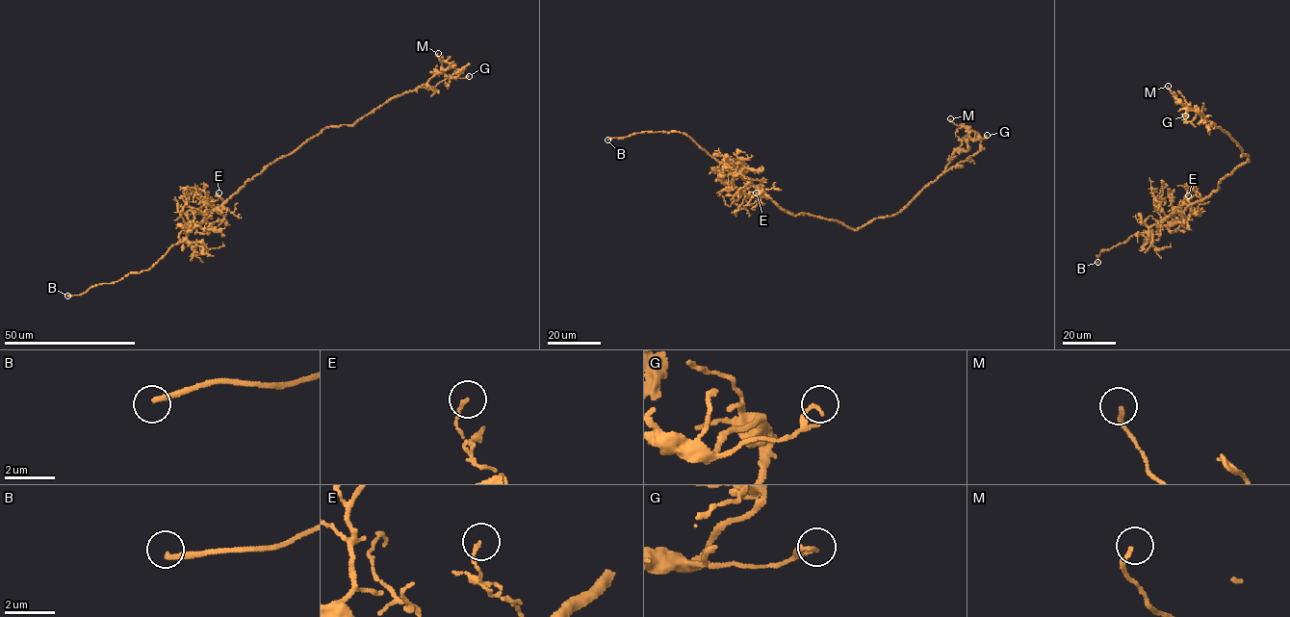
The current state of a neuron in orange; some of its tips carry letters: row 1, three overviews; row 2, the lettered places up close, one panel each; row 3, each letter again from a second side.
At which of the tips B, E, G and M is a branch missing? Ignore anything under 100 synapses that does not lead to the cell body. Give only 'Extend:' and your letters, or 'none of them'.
Extend: B

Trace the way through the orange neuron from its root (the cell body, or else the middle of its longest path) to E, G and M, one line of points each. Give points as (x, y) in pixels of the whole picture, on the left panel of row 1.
E: (267, 166), (213, 210), (201, 228), (223, 218), (220, 213), (222, 199), (219, 192)
G: (267, 166), (325, 128), (353, 125), (402, 93), (432, 89), (463, 68), (457, 77), (469, 76)
M: (267, 166), (293, 153), (325, 128), (353, 125), (392, 98), (426, 84), (452, 66), (441, 61), (438, 53)

